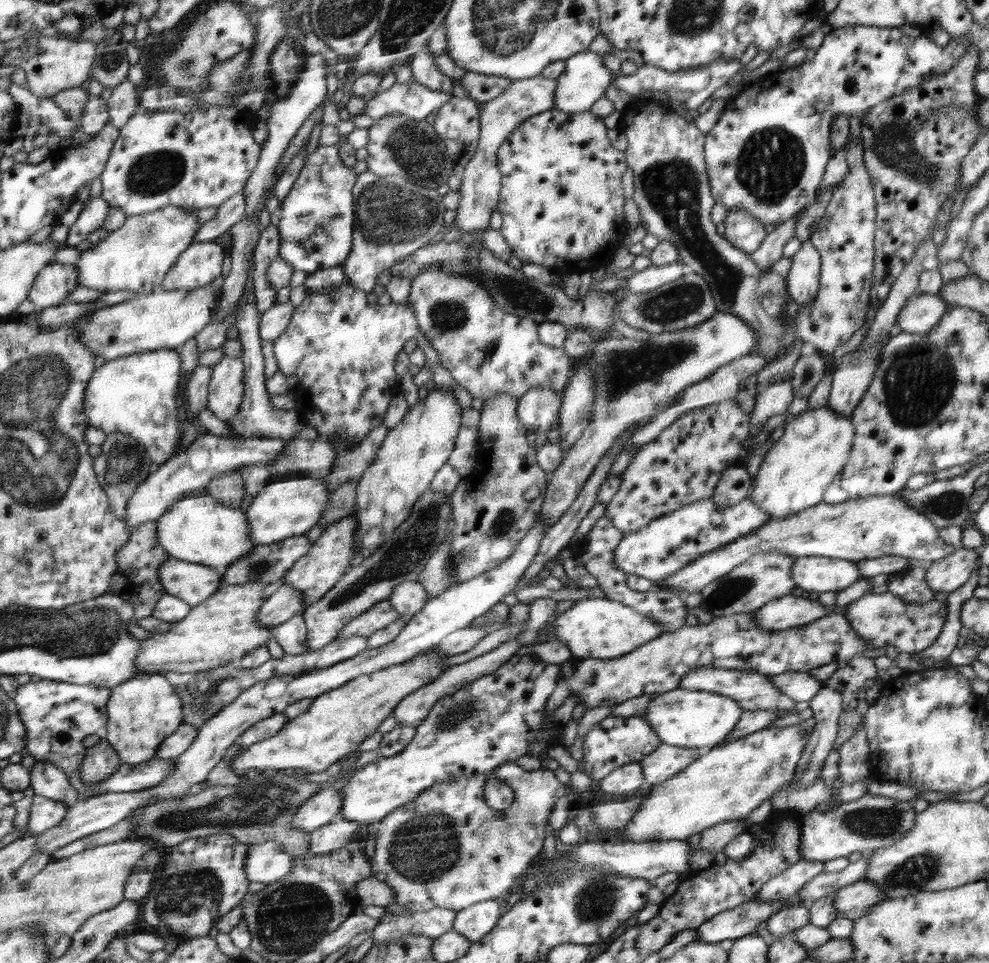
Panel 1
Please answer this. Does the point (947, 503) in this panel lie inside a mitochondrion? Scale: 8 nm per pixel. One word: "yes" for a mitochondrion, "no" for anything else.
yes

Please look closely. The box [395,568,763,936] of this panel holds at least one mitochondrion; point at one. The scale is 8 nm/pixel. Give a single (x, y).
(597, 899)

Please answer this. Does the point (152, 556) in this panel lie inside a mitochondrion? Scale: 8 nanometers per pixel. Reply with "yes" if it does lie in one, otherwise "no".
no

